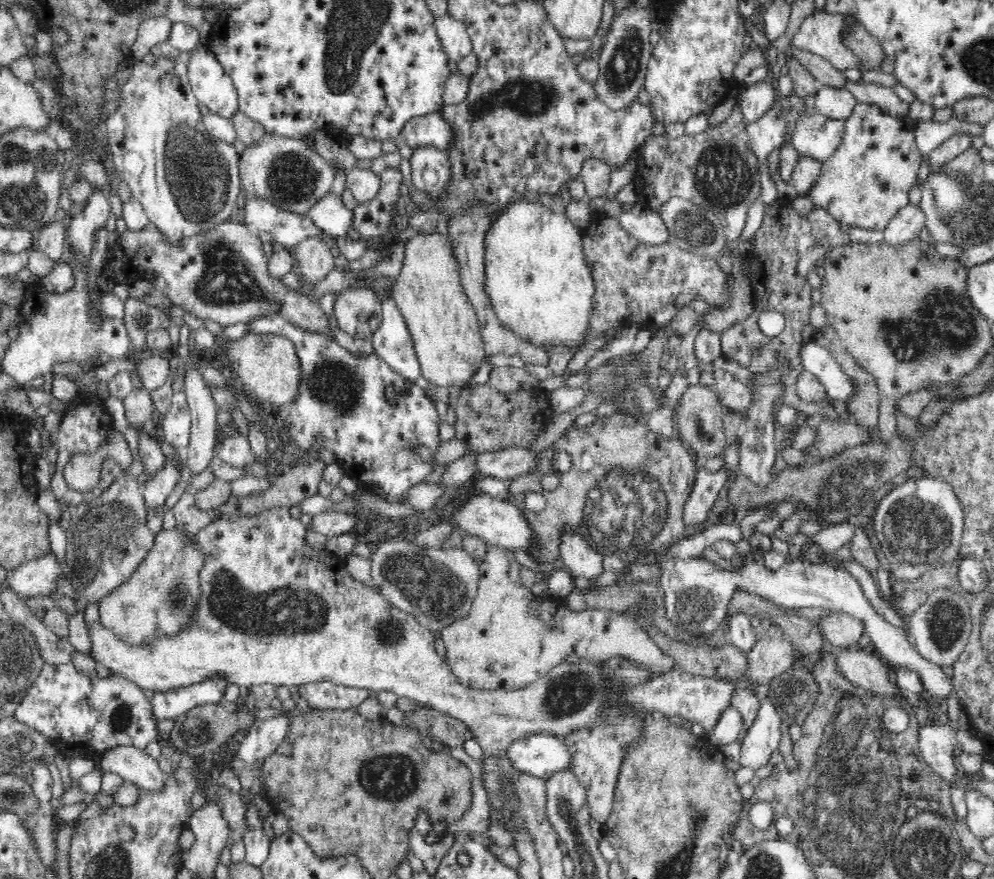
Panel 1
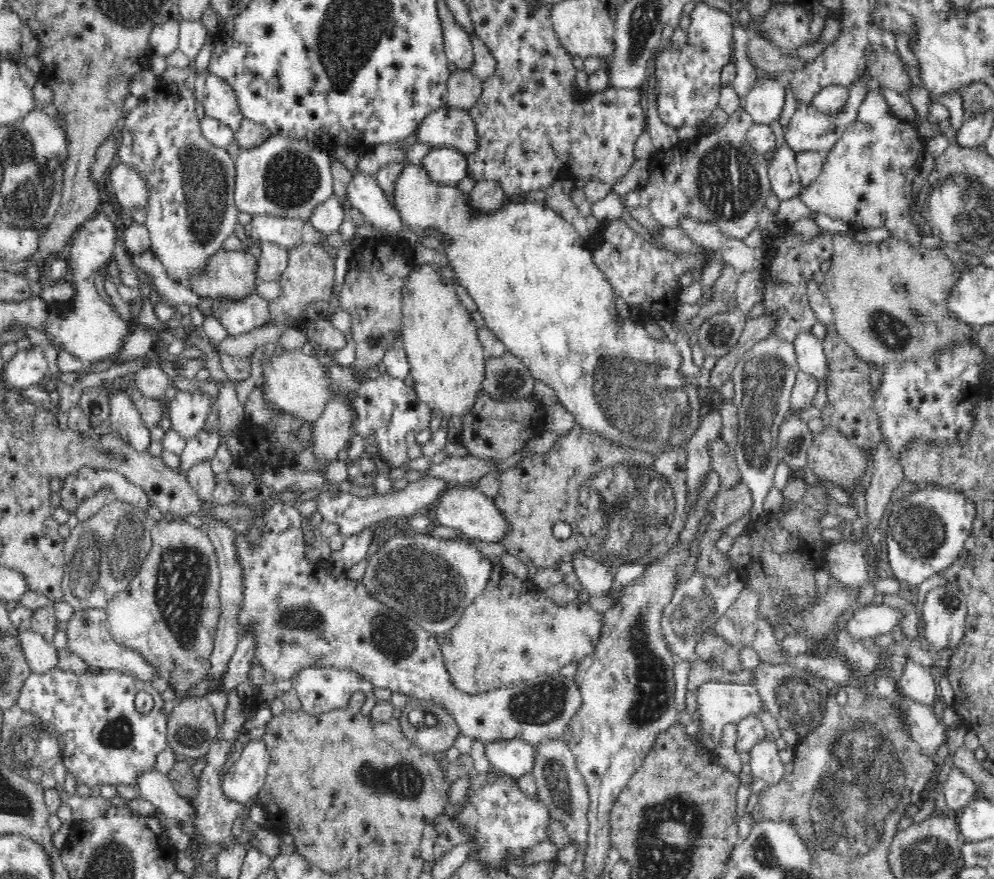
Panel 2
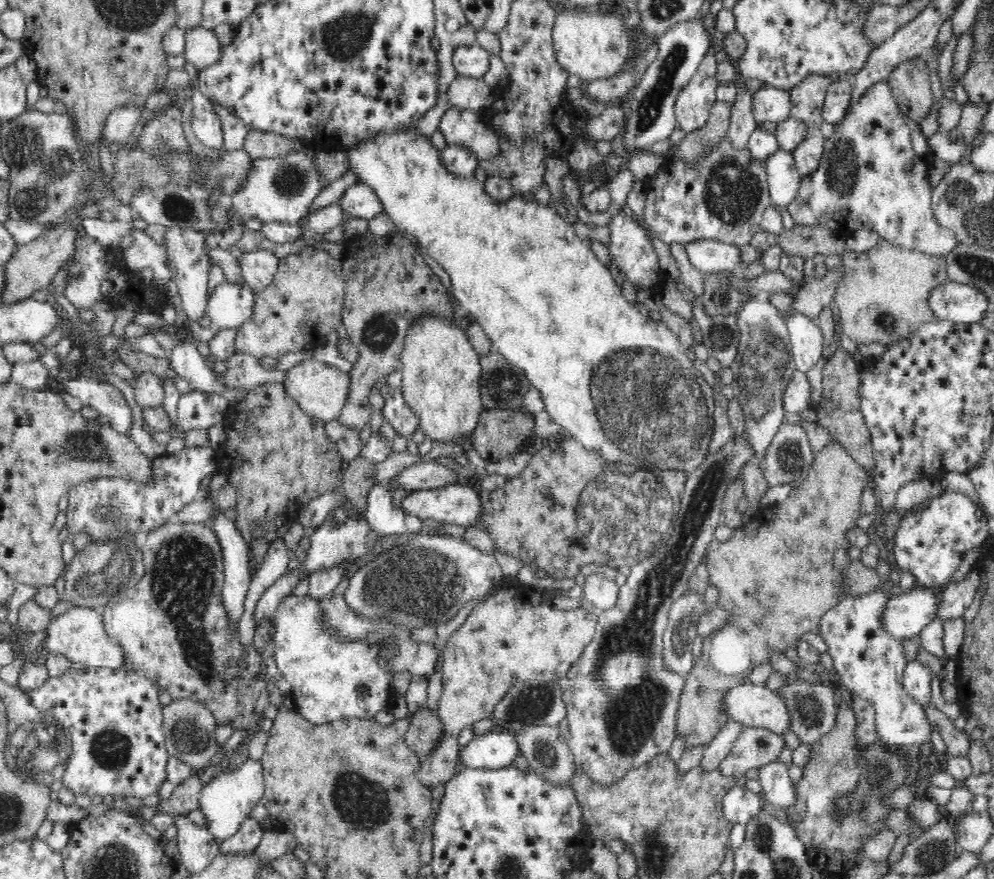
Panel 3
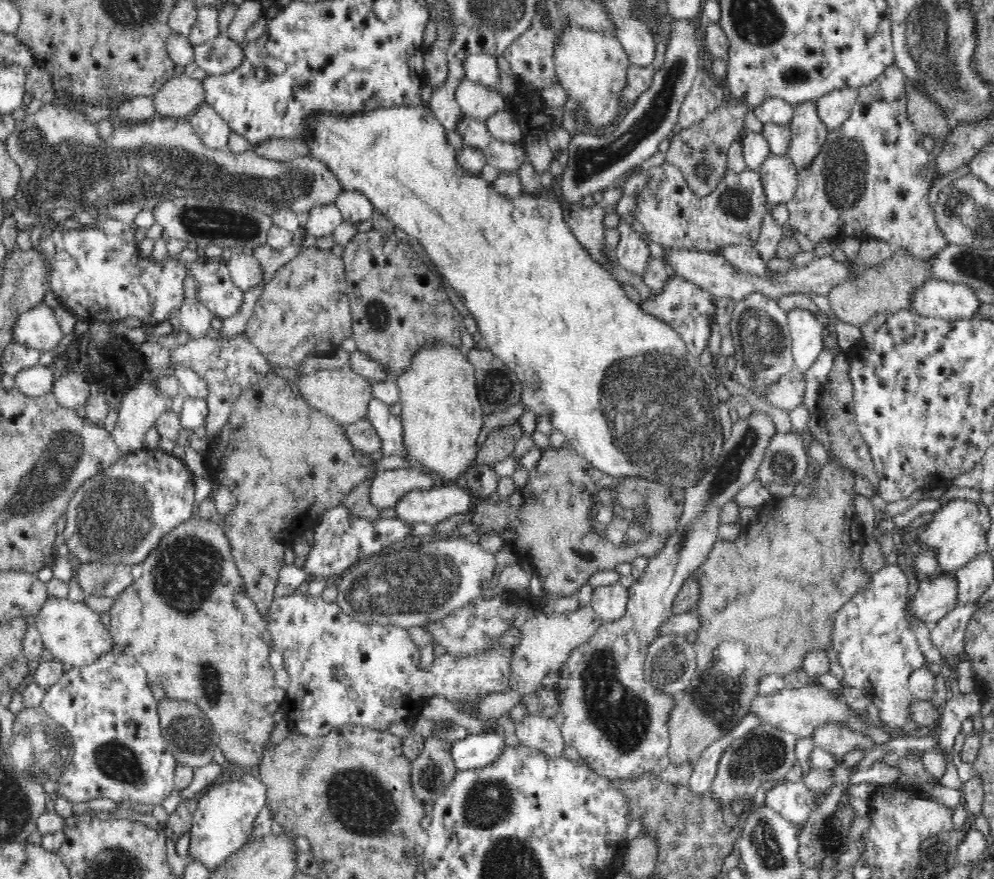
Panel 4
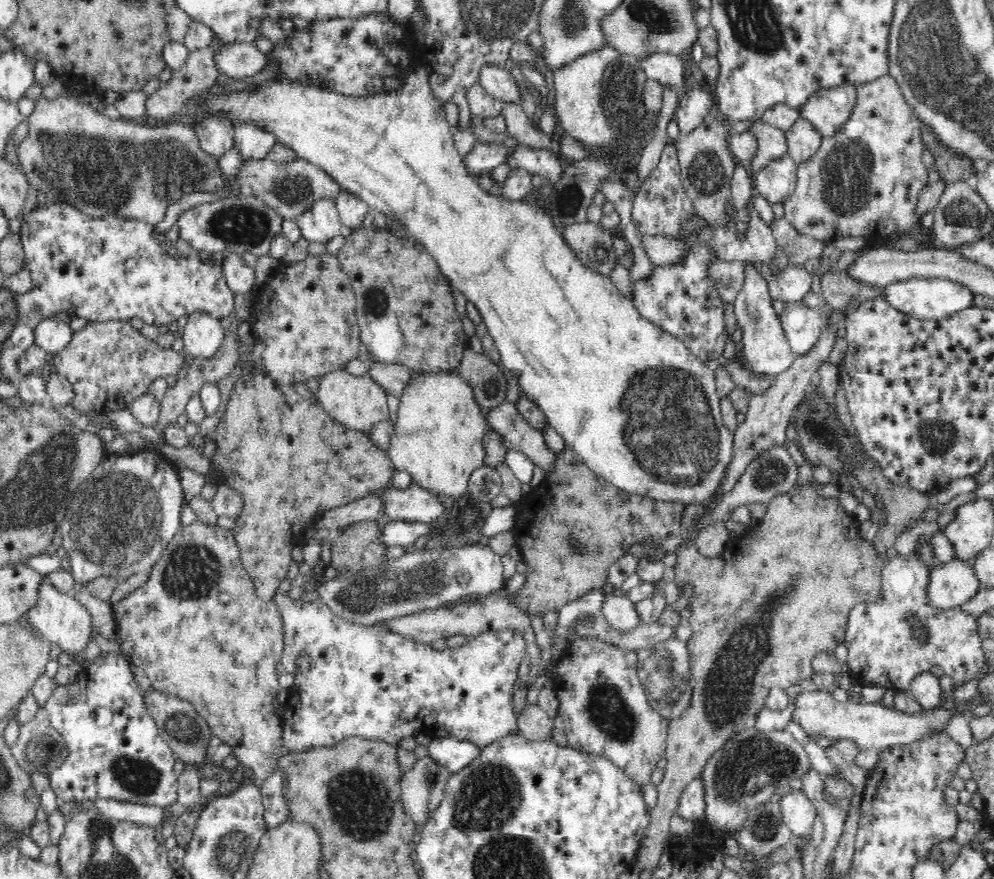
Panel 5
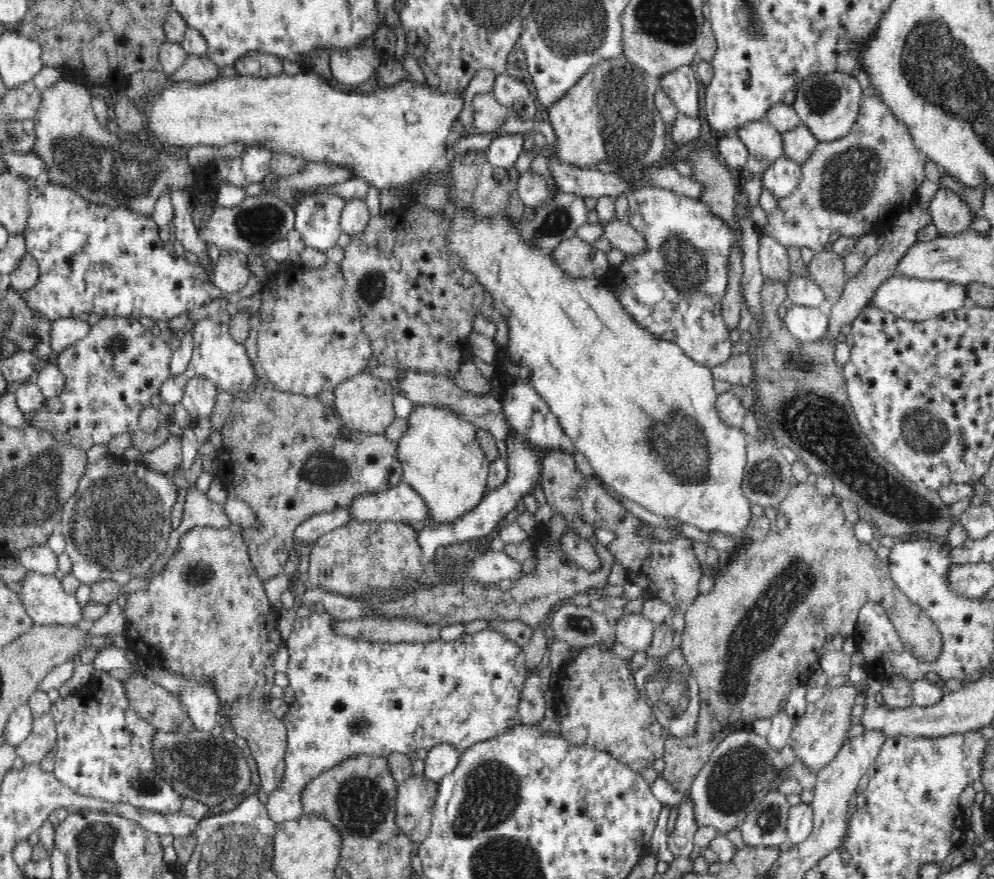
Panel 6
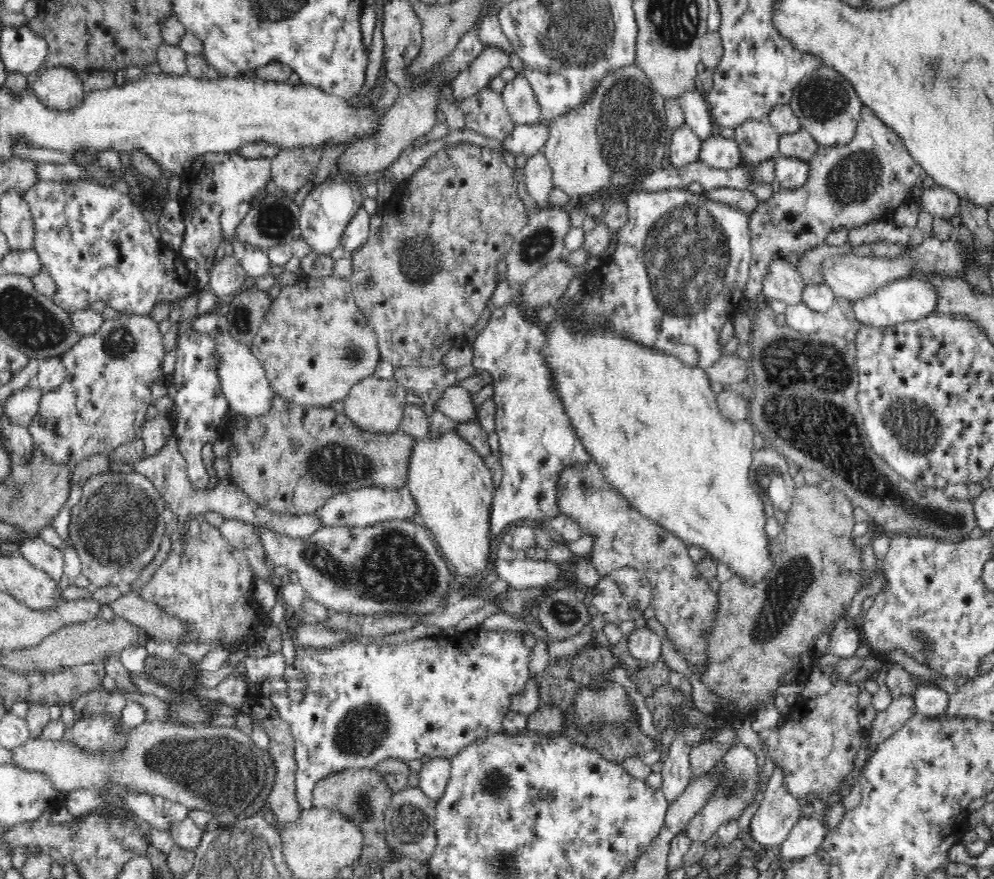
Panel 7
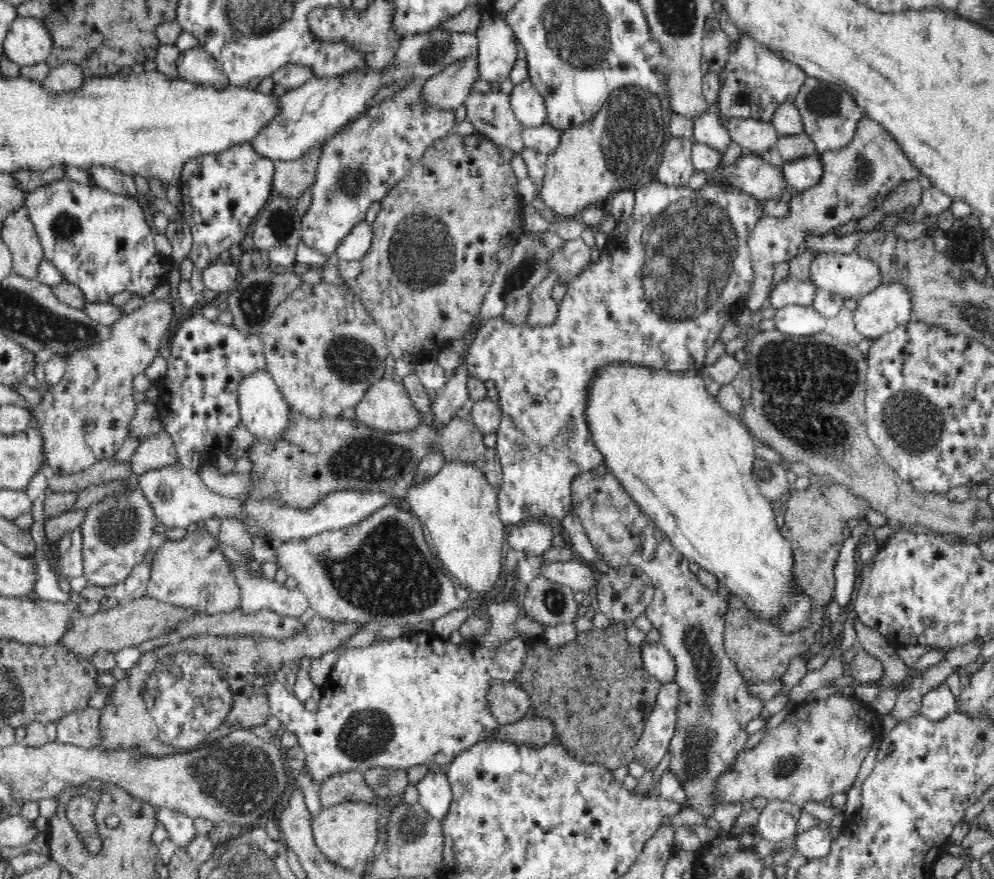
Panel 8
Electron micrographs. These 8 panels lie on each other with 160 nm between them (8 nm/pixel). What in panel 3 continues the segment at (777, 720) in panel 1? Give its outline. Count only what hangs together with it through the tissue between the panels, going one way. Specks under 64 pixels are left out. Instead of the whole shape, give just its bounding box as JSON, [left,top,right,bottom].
[758,759,796,809]

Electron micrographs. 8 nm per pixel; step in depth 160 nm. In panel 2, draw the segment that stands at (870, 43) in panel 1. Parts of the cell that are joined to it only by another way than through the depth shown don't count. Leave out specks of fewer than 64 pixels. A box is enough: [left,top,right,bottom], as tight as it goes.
[861,43,912,95]

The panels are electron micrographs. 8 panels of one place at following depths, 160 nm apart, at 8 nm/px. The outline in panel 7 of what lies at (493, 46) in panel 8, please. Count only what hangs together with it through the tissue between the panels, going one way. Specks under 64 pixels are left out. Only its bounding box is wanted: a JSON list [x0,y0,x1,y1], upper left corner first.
[451,45,514,104]

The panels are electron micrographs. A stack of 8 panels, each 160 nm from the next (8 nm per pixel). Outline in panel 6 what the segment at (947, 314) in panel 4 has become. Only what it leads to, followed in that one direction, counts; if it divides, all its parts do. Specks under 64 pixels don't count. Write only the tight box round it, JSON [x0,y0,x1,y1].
[870,275,970,322]

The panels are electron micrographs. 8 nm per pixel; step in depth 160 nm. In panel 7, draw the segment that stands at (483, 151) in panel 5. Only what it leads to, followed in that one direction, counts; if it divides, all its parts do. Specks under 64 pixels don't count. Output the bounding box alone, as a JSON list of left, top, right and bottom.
[501,122,548,158]

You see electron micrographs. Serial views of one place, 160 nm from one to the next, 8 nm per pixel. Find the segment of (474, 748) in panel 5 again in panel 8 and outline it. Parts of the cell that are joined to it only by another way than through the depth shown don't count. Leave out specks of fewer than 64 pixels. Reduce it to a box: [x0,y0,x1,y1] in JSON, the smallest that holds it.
[416,771,453,822]

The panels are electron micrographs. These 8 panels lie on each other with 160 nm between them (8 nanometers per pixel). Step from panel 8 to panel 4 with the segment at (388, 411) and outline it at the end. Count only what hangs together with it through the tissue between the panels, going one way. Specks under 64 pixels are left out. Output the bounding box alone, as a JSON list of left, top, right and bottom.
[296,367,373,425]

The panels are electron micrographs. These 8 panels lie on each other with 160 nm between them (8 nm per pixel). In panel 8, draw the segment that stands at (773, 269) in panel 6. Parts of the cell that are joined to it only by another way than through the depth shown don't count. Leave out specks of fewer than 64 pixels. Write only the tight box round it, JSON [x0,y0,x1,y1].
[769,278,817,309]

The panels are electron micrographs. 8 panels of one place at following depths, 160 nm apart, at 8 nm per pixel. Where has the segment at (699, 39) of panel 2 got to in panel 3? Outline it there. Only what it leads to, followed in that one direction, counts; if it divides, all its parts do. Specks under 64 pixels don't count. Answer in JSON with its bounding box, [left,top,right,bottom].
[674,14,721,133]

